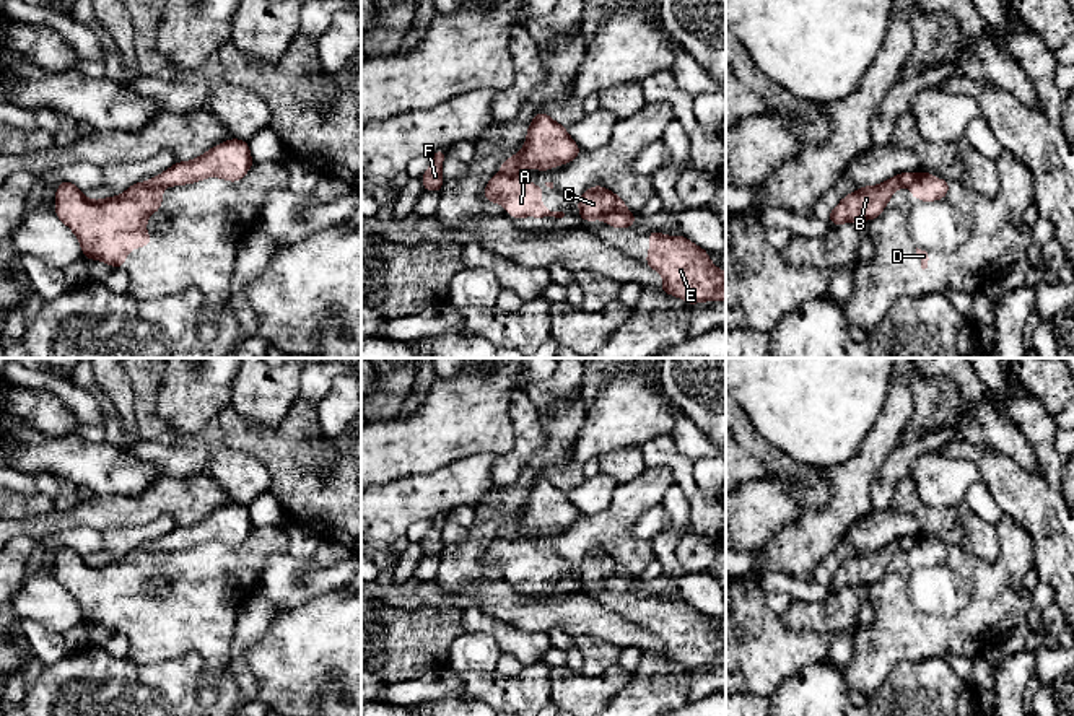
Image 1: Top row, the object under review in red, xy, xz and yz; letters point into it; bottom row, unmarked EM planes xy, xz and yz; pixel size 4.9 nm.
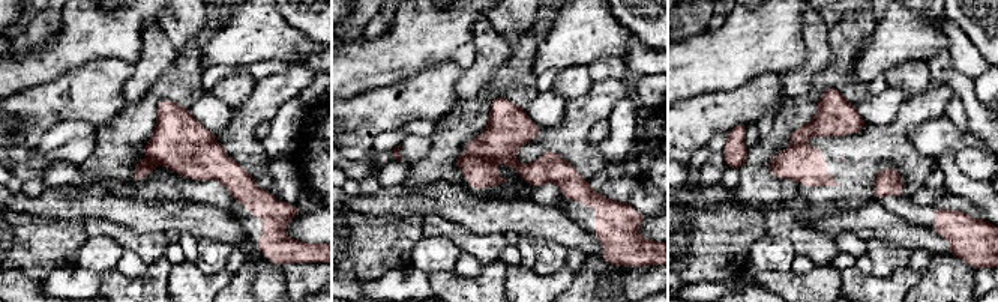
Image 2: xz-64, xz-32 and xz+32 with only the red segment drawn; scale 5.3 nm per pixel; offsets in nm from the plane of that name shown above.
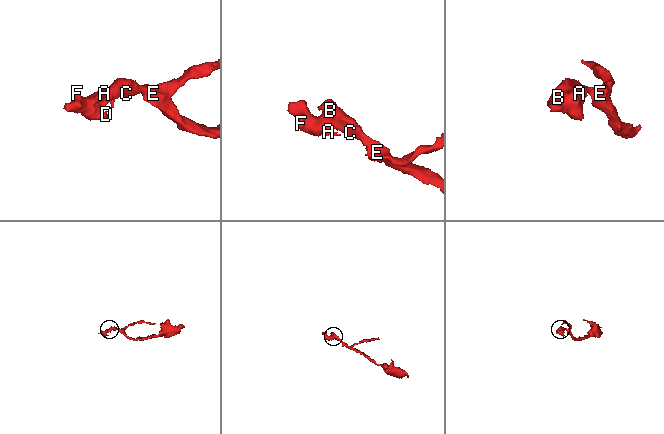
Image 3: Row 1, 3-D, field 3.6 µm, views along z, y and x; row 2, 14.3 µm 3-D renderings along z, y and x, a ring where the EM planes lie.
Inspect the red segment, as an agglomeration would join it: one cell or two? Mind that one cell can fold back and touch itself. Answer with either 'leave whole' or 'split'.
split

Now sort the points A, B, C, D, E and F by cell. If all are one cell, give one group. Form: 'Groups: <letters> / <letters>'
Groups: A D F / B C E

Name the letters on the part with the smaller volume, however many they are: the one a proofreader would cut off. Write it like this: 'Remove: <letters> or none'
Remove: A, D, F

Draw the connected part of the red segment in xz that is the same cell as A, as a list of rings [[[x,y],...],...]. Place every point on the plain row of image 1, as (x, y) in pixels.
[[[496,537],[485,550],[483,561],[504,571],[511,583],[555,581],[563,583],[563,576],[552,576],[542,571],[542,550],[534,550],[524,537]]]

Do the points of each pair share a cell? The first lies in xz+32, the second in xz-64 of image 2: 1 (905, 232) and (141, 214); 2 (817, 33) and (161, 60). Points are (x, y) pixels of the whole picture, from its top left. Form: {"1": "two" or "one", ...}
{"1": "one", "2": "one"}

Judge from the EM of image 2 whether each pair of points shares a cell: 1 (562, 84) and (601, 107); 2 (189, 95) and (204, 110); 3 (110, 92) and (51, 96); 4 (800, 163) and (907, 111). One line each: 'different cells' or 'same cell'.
1: different cells
2: different cells
3: same cell
4: same cell

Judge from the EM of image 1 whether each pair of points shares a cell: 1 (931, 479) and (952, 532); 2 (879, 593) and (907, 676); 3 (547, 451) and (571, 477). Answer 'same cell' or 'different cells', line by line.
1: different cells
2: different cells
3: same cell

